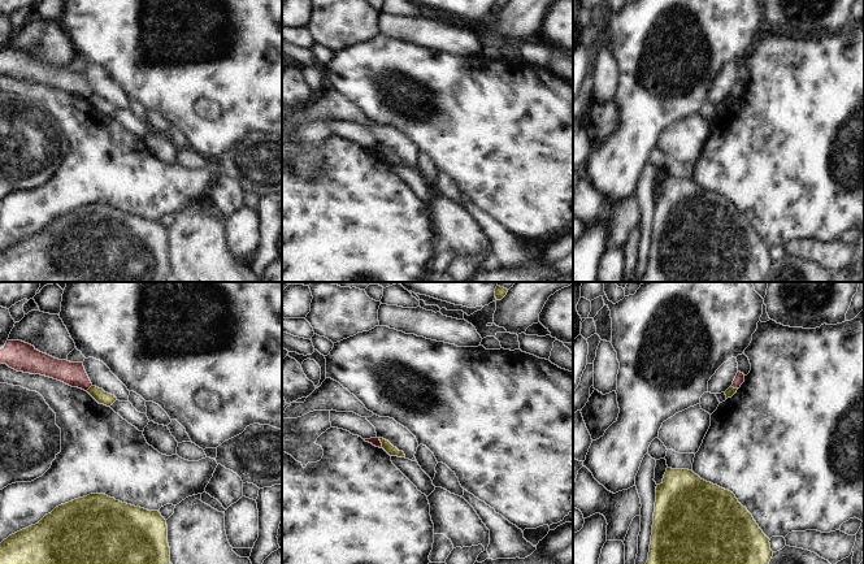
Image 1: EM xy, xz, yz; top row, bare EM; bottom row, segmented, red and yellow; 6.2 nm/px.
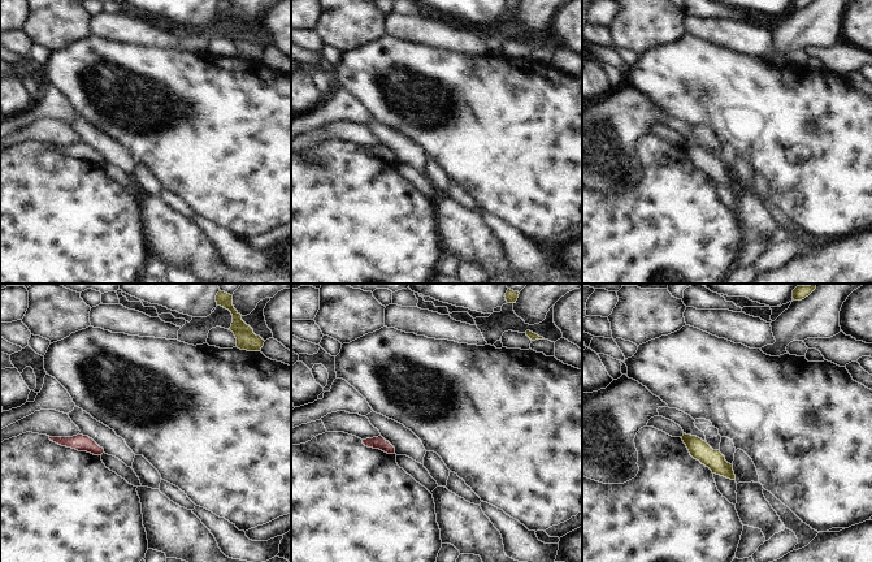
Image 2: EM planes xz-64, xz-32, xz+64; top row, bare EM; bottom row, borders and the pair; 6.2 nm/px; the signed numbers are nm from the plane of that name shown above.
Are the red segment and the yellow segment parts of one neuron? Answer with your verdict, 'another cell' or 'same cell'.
another cell

